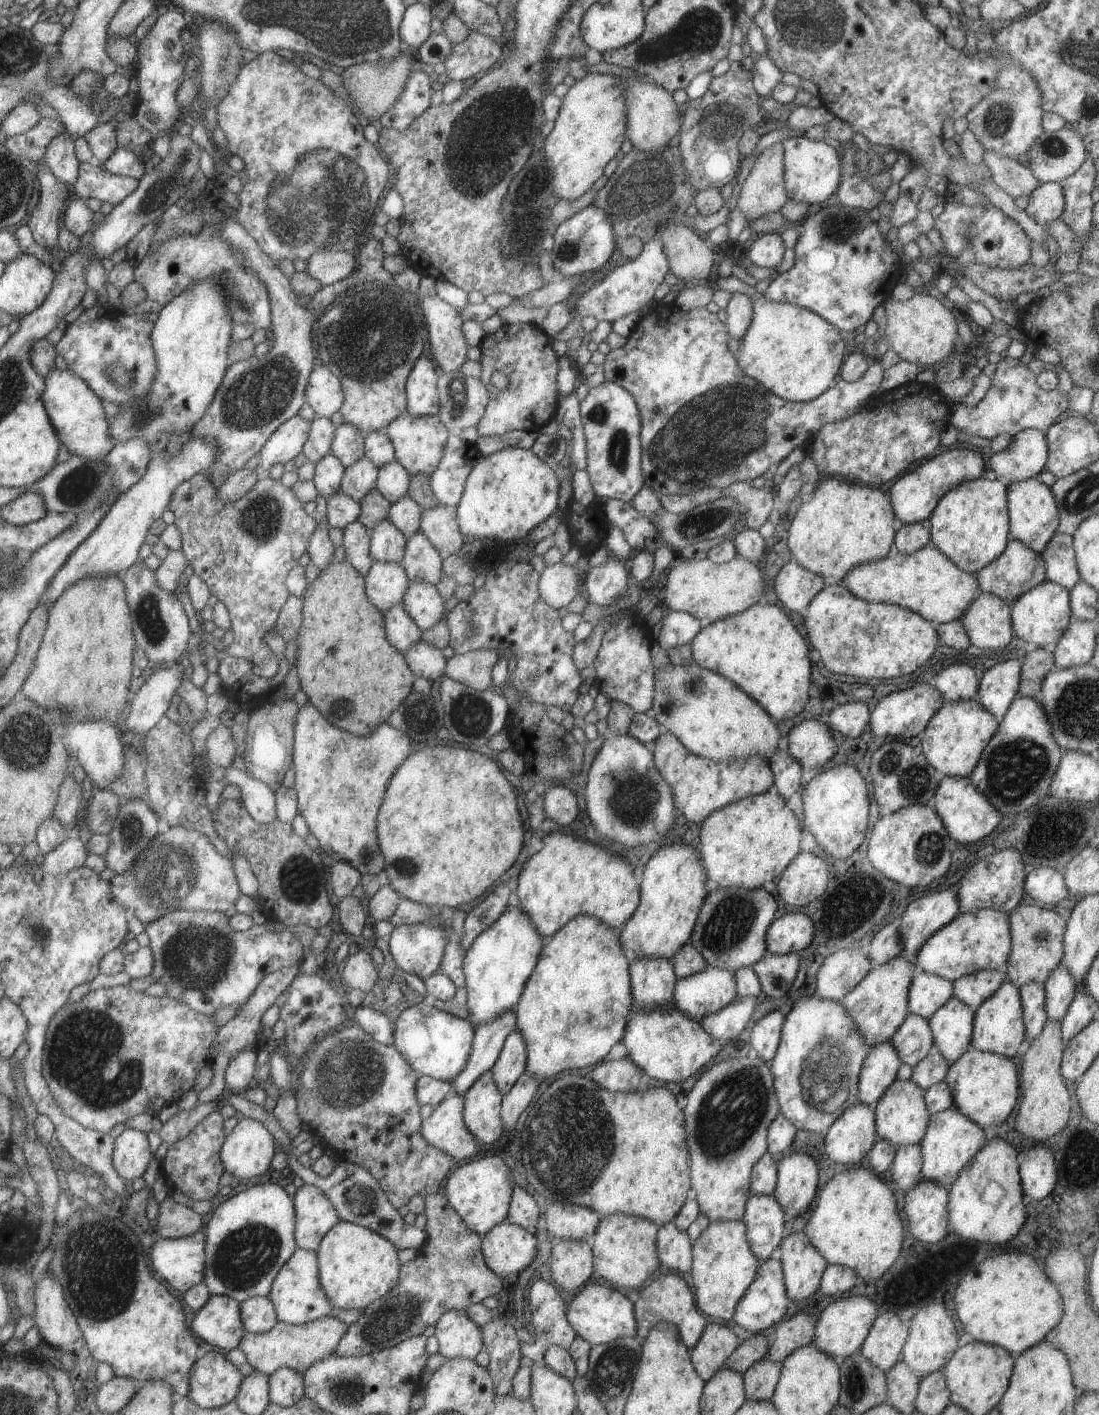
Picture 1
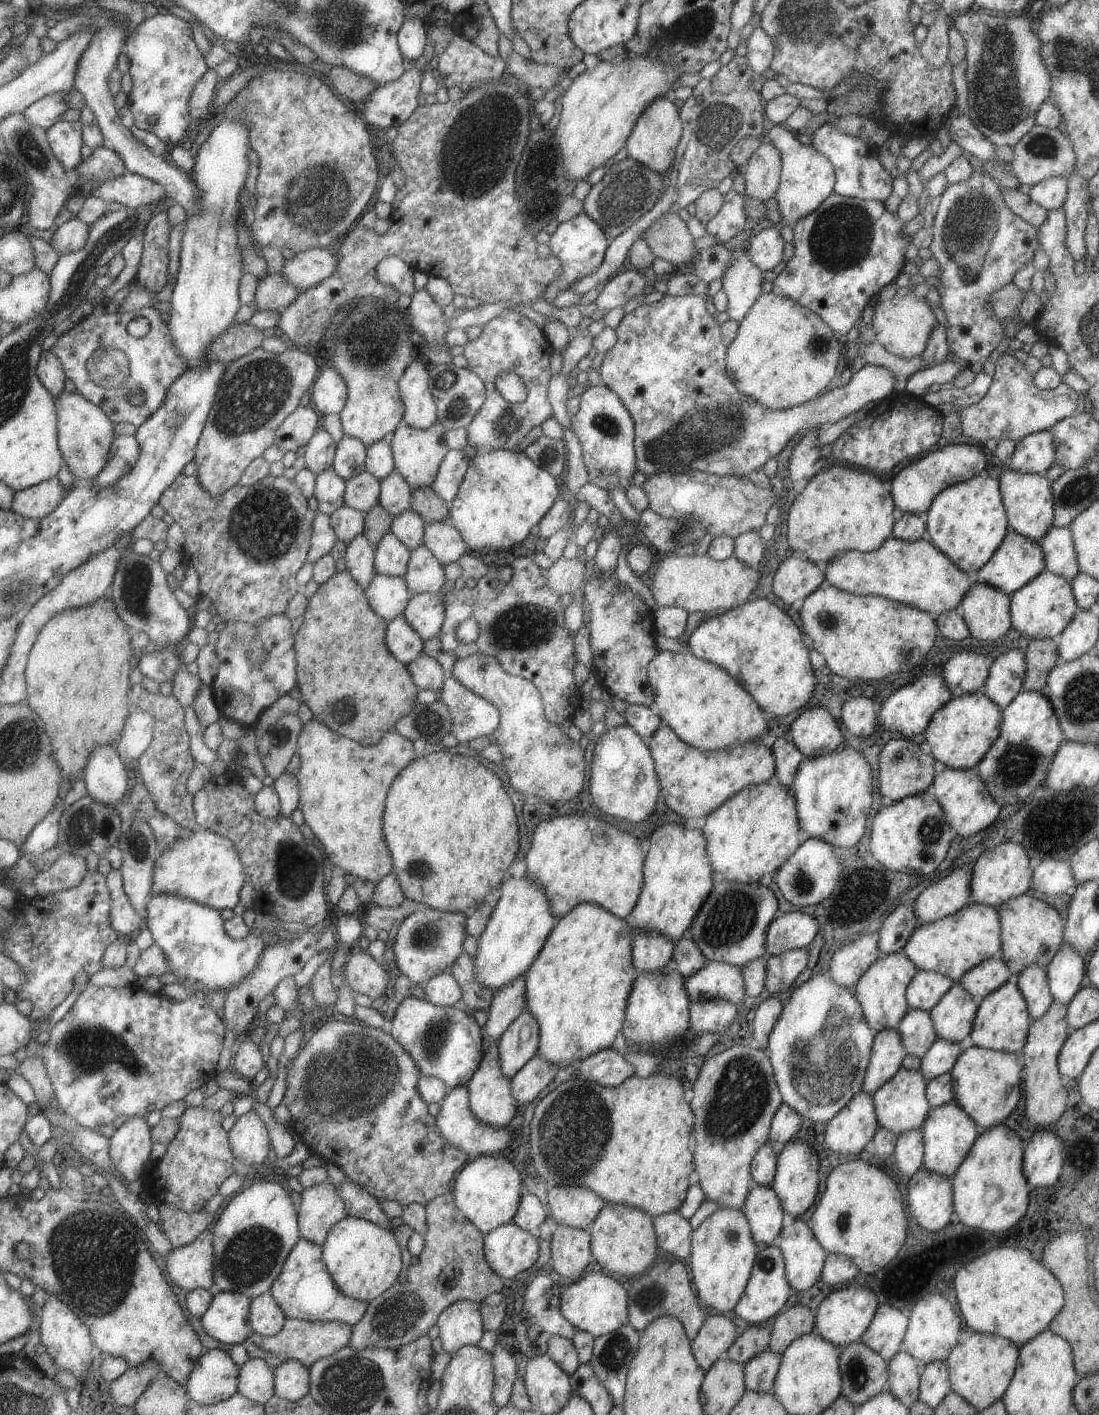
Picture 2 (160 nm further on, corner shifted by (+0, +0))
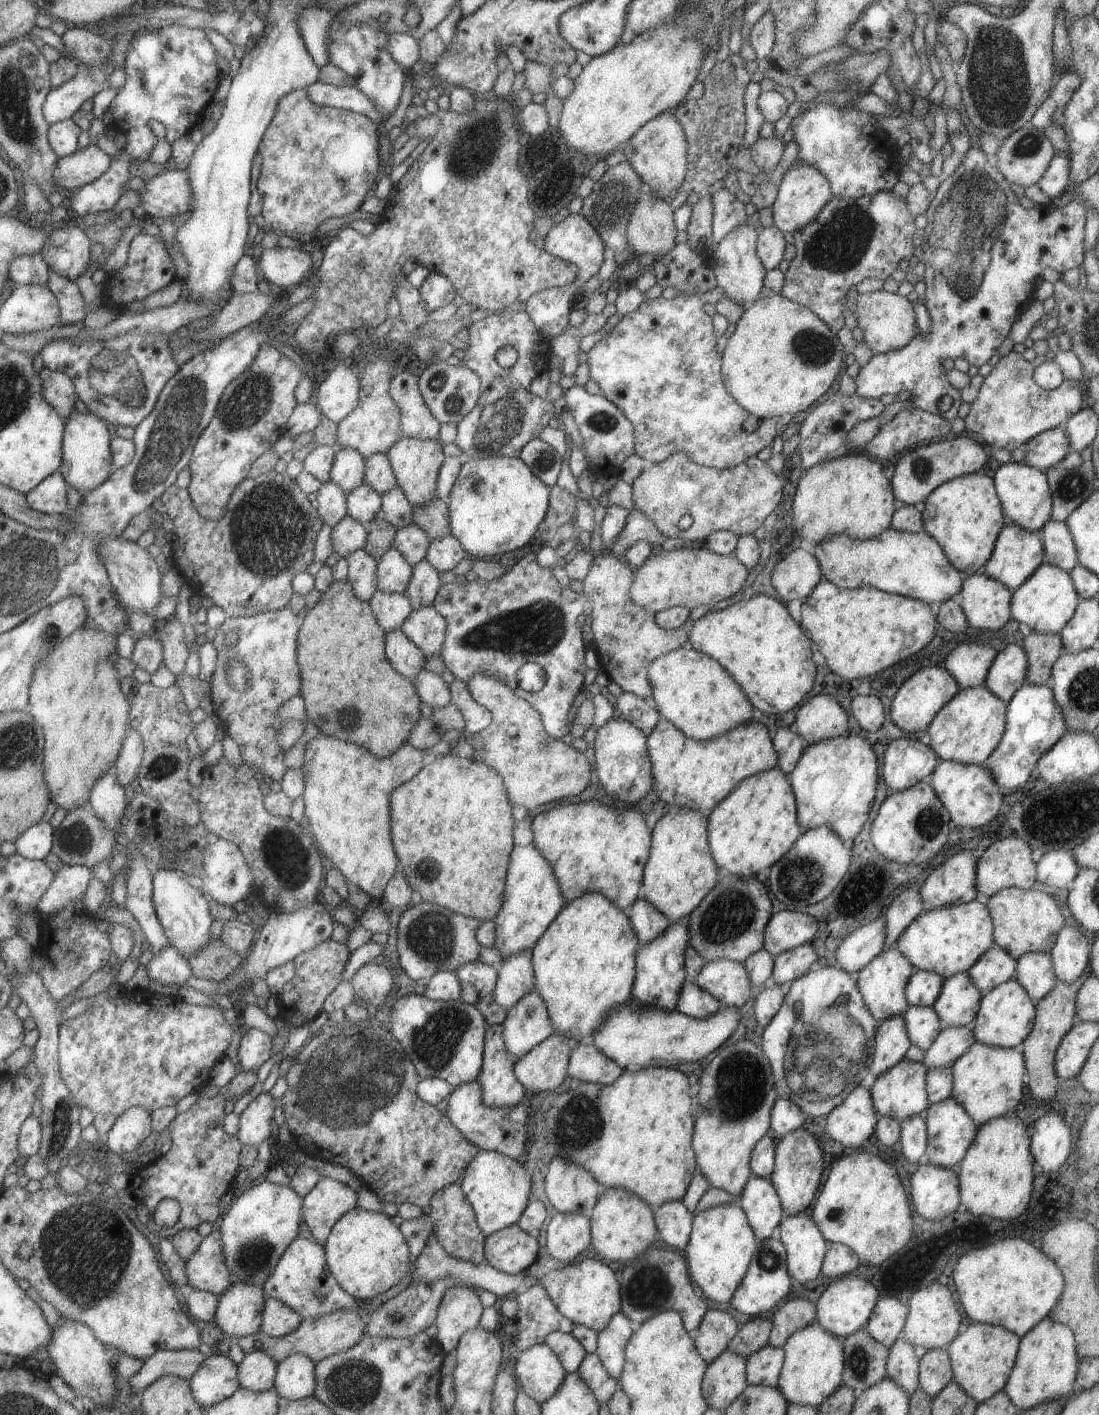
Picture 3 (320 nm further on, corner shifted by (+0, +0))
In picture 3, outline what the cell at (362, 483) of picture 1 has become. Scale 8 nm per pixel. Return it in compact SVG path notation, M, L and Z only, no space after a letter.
M365 482L346 494L346 514L364 526L380 515L379 510L380 494Z

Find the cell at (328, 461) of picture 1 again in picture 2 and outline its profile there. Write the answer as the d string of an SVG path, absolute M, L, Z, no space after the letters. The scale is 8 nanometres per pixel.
M331 469L316 475L312 496L318 502L317 512L329 516L344 504L345 481Z

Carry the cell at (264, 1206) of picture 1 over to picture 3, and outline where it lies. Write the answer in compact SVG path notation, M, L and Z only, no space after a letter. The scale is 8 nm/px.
M268 1181L255 1184L233 1201L219 1224L221 1250L231 1283L248 1282L262 1286L285 1247L297 1236L301 1209L302 1197L290 1185Z

